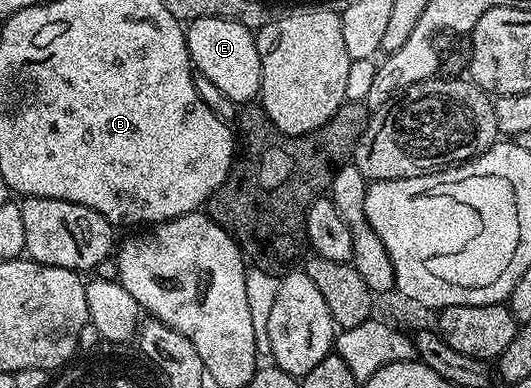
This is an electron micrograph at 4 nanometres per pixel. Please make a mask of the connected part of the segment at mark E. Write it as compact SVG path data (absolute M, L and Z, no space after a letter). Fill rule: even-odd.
M205 17L185 26L186 46L193 68L203 73L228 99L235 103L250 103L262 92L262 68L255 34L235 21L223 17Z

